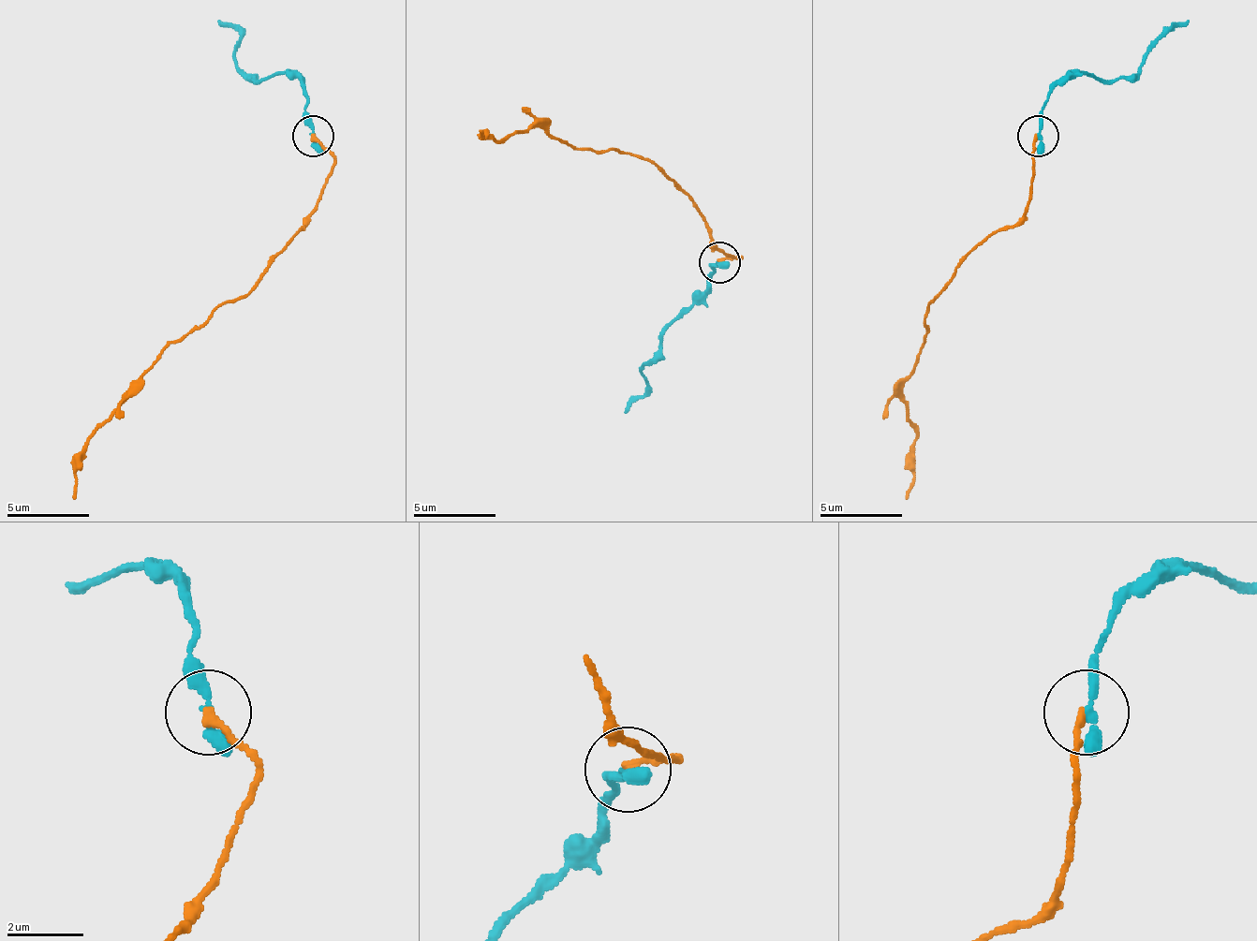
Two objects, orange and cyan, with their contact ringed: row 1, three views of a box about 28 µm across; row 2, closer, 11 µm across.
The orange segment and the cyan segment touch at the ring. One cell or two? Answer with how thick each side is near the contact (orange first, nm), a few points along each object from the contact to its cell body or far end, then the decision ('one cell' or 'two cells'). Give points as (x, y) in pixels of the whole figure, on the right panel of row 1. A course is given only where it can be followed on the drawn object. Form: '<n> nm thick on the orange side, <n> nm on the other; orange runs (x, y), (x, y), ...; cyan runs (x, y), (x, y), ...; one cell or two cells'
200 nm thick on the orange side, 260 nm on the other; orange runs (1034, 134), (1034, 175), (1027, 213), (981, 242), (927, 303), (924, 348), (903, 381), (915, 439), (907, 501); cyan runs (1039, 134), (1042, 106), (1059, 85), (1080, 73), (1113, 80), (1133, 77), (1146, 52), (1166, 32), (1187, 19); one cell

